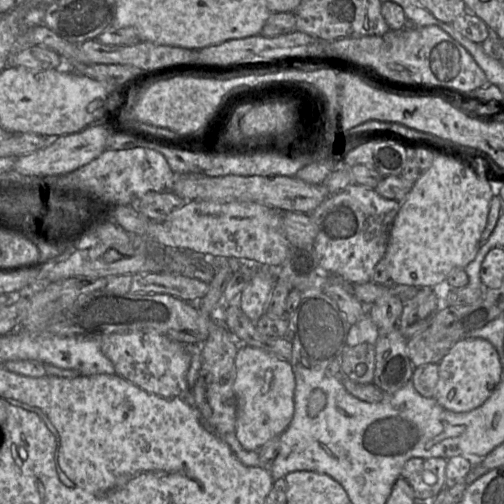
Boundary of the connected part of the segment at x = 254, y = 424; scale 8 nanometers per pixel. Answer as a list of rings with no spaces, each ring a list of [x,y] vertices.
[[[239,344],[233,384],[237,400],[236,438],[248,451],[258,451],[289,426],[294,414],[295,376],[289,361],[246,344]]]

